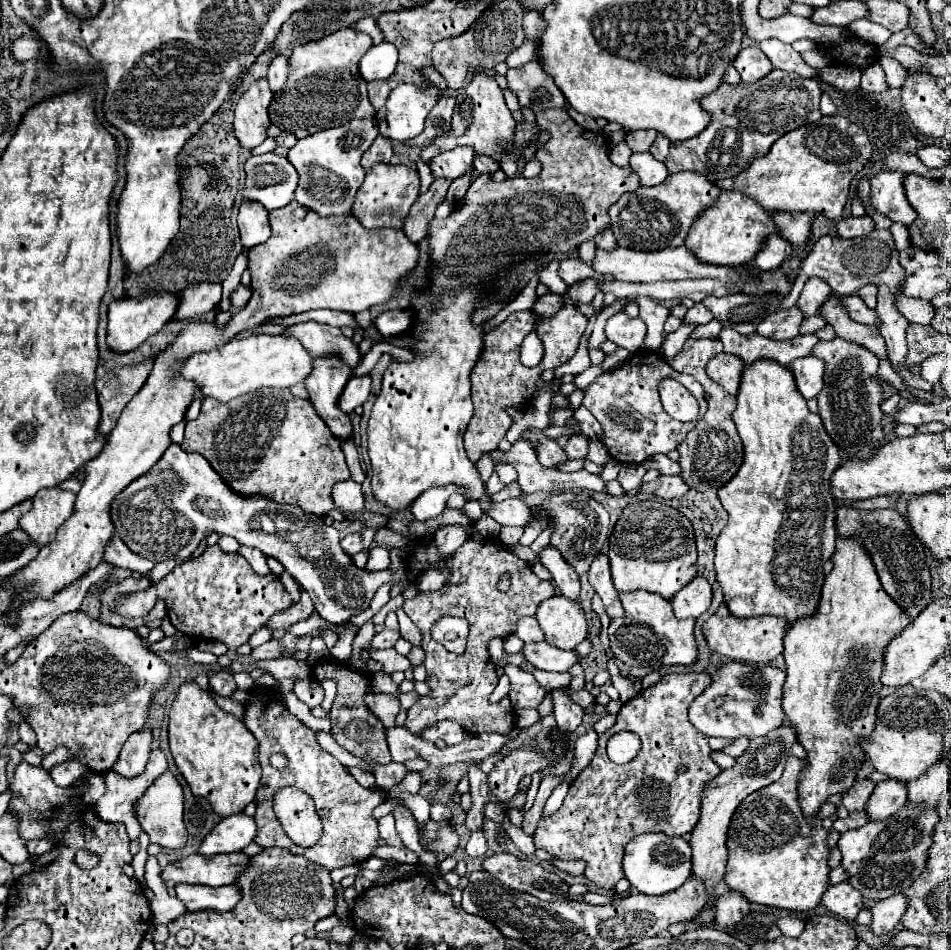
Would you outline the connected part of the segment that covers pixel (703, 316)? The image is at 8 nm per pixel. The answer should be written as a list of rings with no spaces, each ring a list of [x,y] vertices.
[[[695,303],[695,307],[689,309],[687,315],[685,315],[685,321],[687,321],[687,323],[695,323],[695,325],[709,323],[711,319],[713,319],[713,313],[711,313],[703,303]]]

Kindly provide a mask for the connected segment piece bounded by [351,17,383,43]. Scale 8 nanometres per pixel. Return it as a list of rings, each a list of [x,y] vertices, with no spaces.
[[[365,17],[365,19],[361,19],[361,21],[355,21],[355,23],[351,25],[351,29],[357,29],[357,31],[361,31],[361,33],[367,33],[367,35],[373,39],[373,43],[383,41],[383,33],[379,31],[379,27],[377,27],[377,23],[375,23],[373,17]]]

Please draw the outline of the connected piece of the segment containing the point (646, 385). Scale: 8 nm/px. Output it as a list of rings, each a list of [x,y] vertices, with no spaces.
[[[641,349],[633,353],[631,359],[625,361],[615,371],[607,371],[599,375],[585,391],[583,405],[601,423],[603,427],[601,441],[607,447],[609,455],[619,463],[643,463],[651,455],[669,453],[677,449],[677,445],[685,439],[685,435],[697,425],[697,421],[691,421],[691,423],[675,421],[663,409],[659,401],[659,393],[657,393],[659,377],[673,377],[675,381],[683,383],[699,401],[699,407],[701,407],[699,413],[703,415],[707,411],[703,387],[691,375],[681,375],[675,369],[671,369],[669,363],[659,353],[649,351],[649,349]]]

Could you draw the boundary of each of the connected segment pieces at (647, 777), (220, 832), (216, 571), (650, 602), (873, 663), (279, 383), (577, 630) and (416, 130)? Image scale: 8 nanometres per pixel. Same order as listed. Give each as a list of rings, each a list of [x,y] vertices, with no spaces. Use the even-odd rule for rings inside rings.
[[[669,673],[657,685],[651,685],[639,691],[637,697],[627,701],[617,713],[617,723],[609,731],[599,735],[599,747],[593,755],[593,761],[571,783],[569,793],[563,801],[563,807],[555,815],[539,821],[539,827],[535,831],[535,845],[563,861],[575,861],[575,859],[585,861],[583,875],[603,889],[613,889],[615,883],[623,877],[621,861],[625,845],[633,837],[647,831],[649,833],[665,831],[665,835],[689,833],[699,817],[703,783],[709,781],[709,777],[715,777],[719,773],[719,767],[713,761],[709,761],[711,749],[709,749],[707,737],[701,731],[693,729],[693,725],[689,725],[689,719],[687,719],[689,705],[699,693],[703,693],[705,685],[709,685],[707,673]],[[621,729],[629,729],[641,737],[641,751],[637,753],[633,761],[625,765],[615,765],[607,757],[605,745],[607,745],[607,739],[619,733]],[[681,765],[687,767],[683,775],[677,773],[677,767]]]
[[[245,813],[229,815],[217,823],[209,831],[209,835],[203,839],[199,853],[201,855],[219,855],[219,853],[233,853],[247,847],[253,837],[257,835],[253,817],[247,817]]]
[[[219,545],[207,547],[199,559],[177,565],[149,589],[121,597],[117,601],[117,613],[125,617],[145,617],[157,599],[165,601],[167,617],[177,631],[199,641],[221,641],[231,651],[249,643],[249,637],[261,629],[273,613],[293,605],[291,595],[277,575],[257,575],[243,555],[225,553]]]
[[[649,591],[619,593],[619,599],[621,599],[625,615],[611,619],[609,629],[607,629],[611,649],[619,661],[623,661],[631,669],[639,669],[641,673],[659,671],[661,665],[691,665],[691,663],[695,663],[695,657],[697,657],[697,645],[695,645],[695,637],[693,637],[695,619],[677,619],[673,615],[669,601],[663,599],[661,595],[653,595]]]
[[[837,537],[837,549],[831,557],[831,561],[835,563],[833,571],[825,577],[825,585],[823,585],[823,591],[821,591],[821,605],[817,609],[817,613],[813,617],[809,617],[807,621],[797,621],[795,625],[791,625],[787,629],[787,635],[785,635],[785,663],[787,663],[787,679],[785,679],[785,685],[783,685],[783,711],[785,711],[785,717],[789,721],[789,725],[793,725],[793,729],[797,731],[797,741],[799,745],[803,745],[803,749],[807,751],[807,765],[803,767],[801,775],[799,775],[799,805],[801,805],[801,811],[805,815],[807,821],[815,821],[819,809],[823,807],[823,803],[835,795],[835,793],[845,793],[853,783],[855,783],[855,775],[857,775],[857,769],[861,767],[861,763],[865,761],[865,755],[861,753],[861,747],[857,745],[859,737],[867,737],[871,731],[873,731],[873,721],[875,721],[875,709],[877,709],[877,701],[879,701],[879,691],[881,691],[881,685],[877,685],[877,677],[881,675],[881,645],[885,645],[885,641],[889,641],[889,637],[895,637],[897,633],[901,633],[901,629],[905,629],[909,625],[909,615],[903,613],[901,607],[895,605],[895,601],[883,591],[881,583],[879,583],[879,577],[873,569],[873,563],[869,561],[869,555],[861,549],[861,545],[857,545],[855,539],[845,539],[845,537]]]
[[[251,335],[247,339],[233,339],[217,349],[201,351],[191,355],[181,365],[181,375],[193,381],[203,397],[213,397],[217,401],[231,401],[249,391],[271,387],[289,389],[301,383],[311,369],[313,359],[305,353],[305,347],[293,337],[281,335]]]
[[[555,595],[537,607],[535,619],[539,621],[545,641],[557,649],[571,651],[587,637],[587,621],[579,603],[565,601]]]
[[[433,83],[425,89],[417,85],[399,85],[385,103],[387,125],[378,125],[379,133],[399,143],[415,139],[423,131],[425,119],[439,95],[441,91]]]

